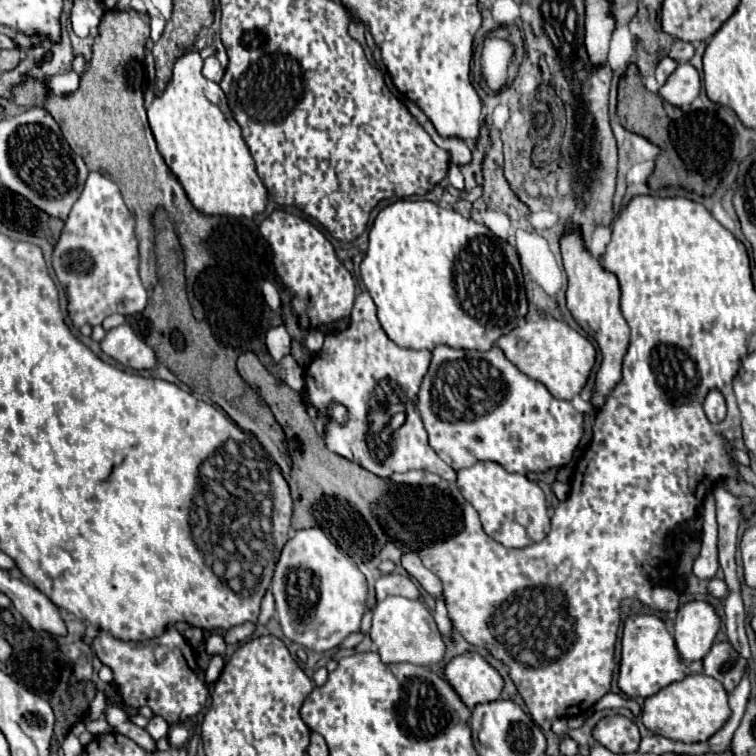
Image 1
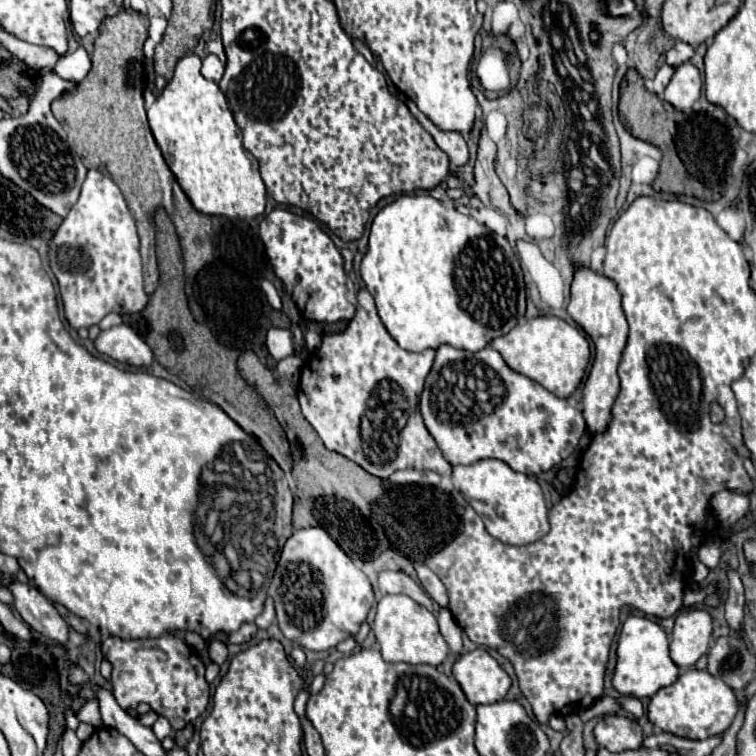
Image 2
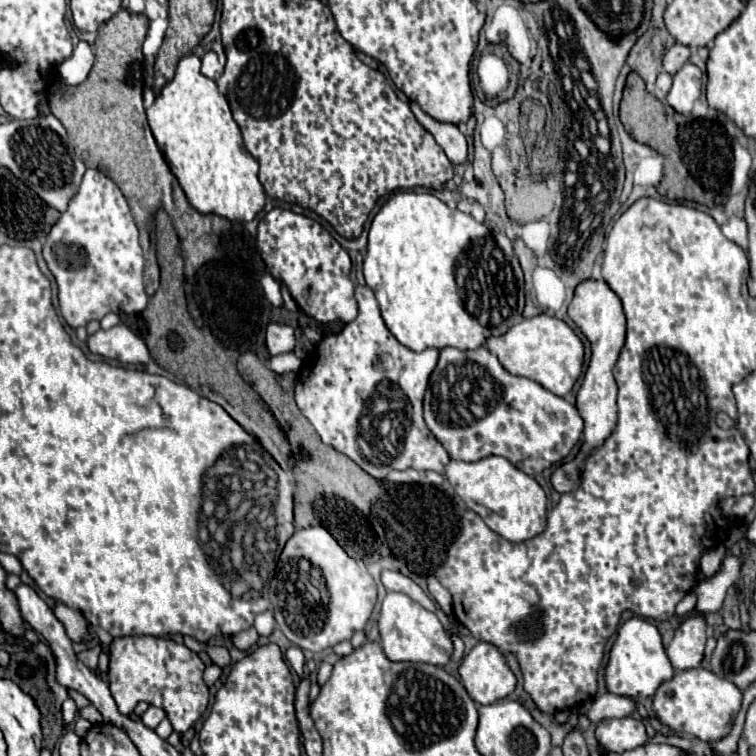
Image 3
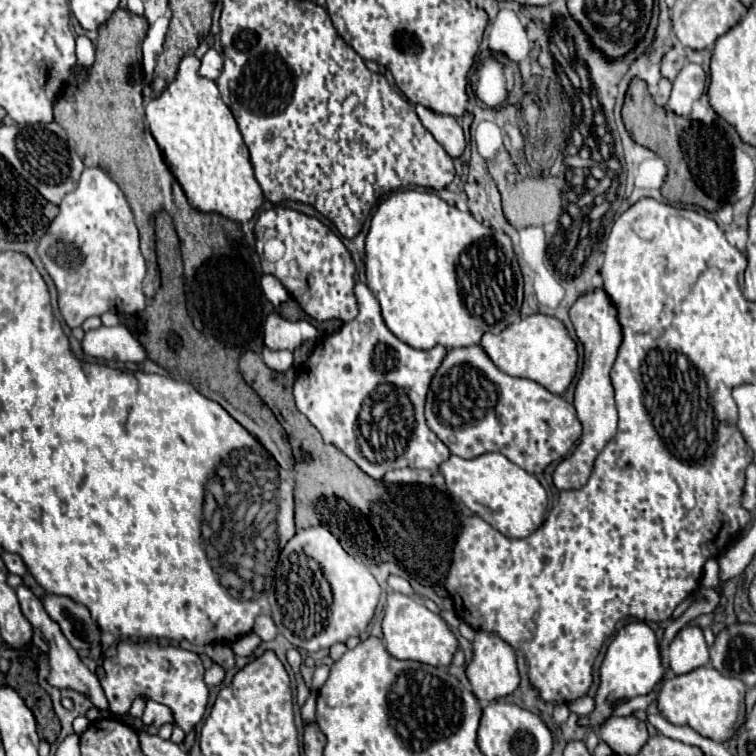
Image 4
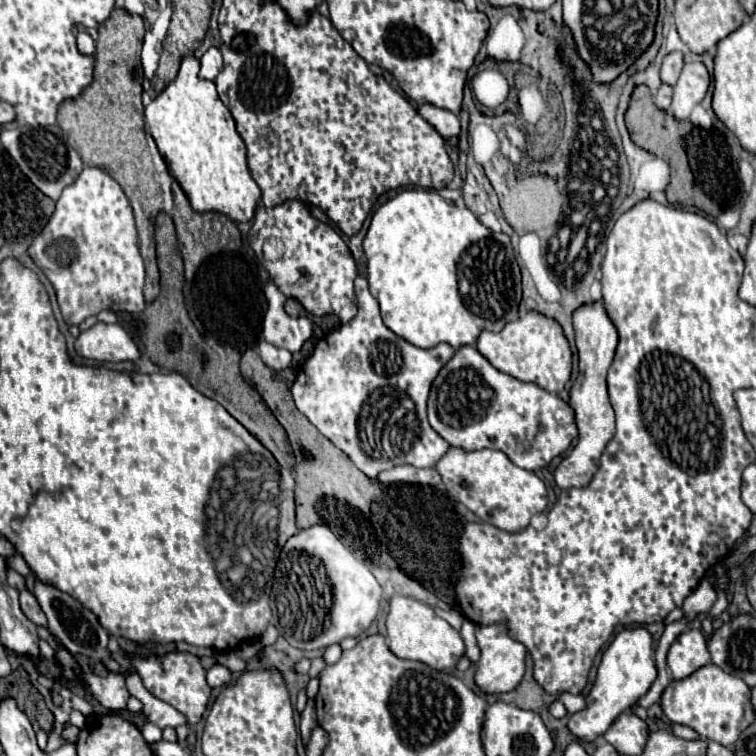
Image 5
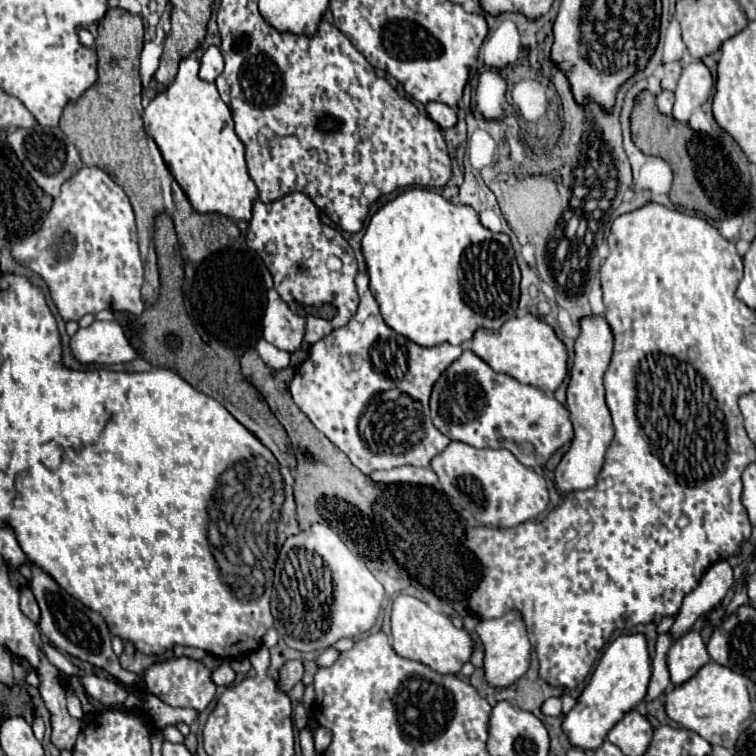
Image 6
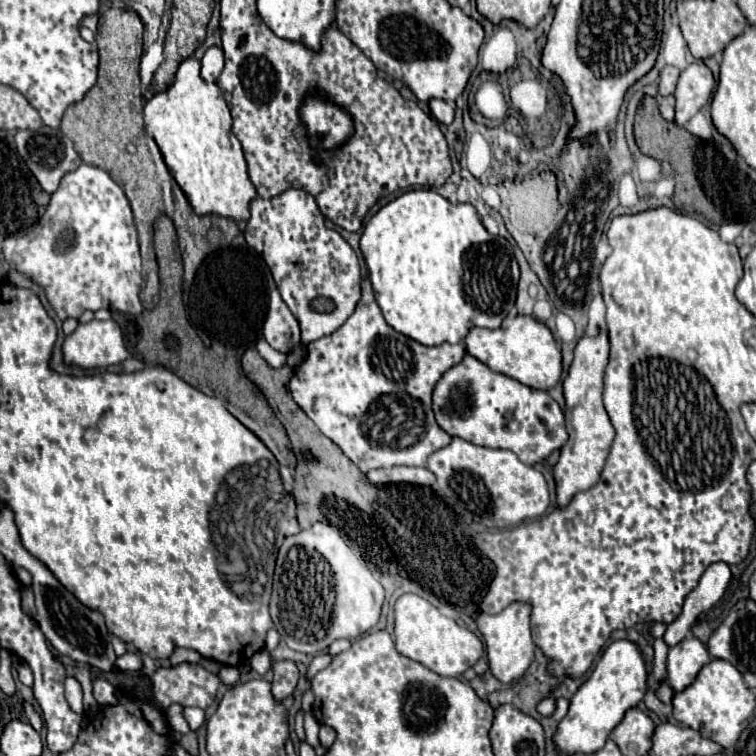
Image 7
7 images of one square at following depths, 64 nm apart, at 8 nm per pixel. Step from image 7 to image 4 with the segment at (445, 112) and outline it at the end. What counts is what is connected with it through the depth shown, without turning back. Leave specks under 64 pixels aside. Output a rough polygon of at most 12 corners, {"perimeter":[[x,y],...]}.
{"perimeter":[[416,104],[422,126],[450,158],[466,148],[454,116],[436,114]]}

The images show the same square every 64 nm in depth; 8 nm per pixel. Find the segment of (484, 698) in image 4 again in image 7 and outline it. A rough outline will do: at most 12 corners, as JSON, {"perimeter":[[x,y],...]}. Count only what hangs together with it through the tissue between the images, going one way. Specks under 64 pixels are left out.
{"perimeter":[[528,604],[480,614],[490,672],[510,684],[534,660]]}

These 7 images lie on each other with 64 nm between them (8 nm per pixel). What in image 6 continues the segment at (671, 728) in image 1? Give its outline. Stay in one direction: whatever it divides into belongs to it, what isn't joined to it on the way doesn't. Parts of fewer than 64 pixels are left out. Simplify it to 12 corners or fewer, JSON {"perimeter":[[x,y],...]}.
{"perimeter":[[716,662],[666,692],[670,720],[734,748],[750,680]]}

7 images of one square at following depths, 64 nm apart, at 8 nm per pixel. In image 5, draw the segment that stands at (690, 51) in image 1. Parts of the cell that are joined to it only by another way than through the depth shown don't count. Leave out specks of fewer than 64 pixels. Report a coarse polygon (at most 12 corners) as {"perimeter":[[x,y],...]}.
{"perimeter":[[670,52],[662,60],[660,78],[674,86],[684,66],[682,52]]}

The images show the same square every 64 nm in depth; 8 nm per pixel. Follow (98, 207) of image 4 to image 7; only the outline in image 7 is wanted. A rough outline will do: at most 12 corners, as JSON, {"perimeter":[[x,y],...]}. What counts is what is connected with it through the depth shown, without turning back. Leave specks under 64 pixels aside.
{"perimeter":[[108,172],[64,176],[8,264],[60,320],[140,314],[134,216]]}

